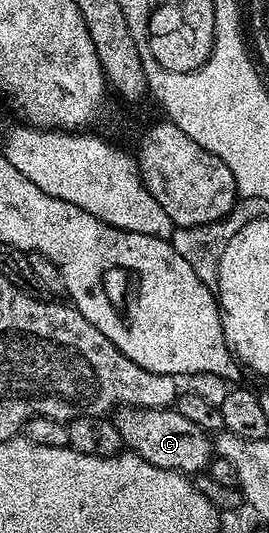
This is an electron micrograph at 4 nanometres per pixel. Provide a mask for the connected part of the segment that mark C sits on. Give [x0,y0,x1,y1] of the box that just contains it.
[113,407,213,475]

